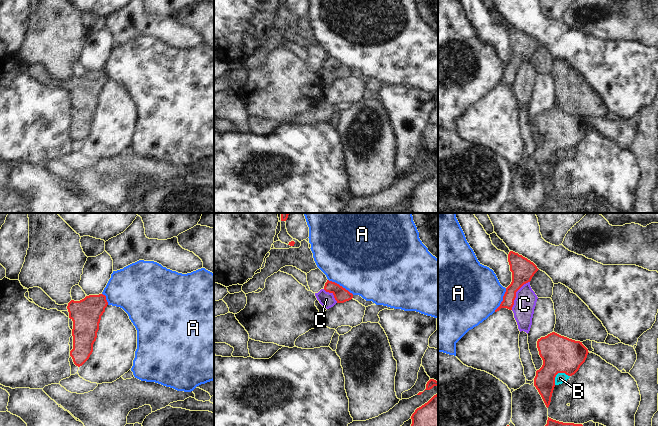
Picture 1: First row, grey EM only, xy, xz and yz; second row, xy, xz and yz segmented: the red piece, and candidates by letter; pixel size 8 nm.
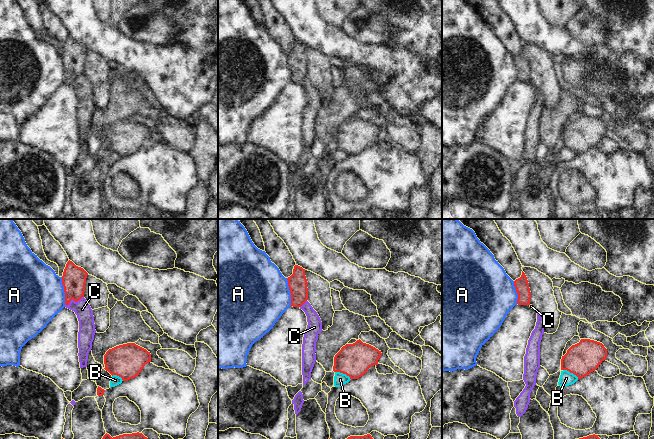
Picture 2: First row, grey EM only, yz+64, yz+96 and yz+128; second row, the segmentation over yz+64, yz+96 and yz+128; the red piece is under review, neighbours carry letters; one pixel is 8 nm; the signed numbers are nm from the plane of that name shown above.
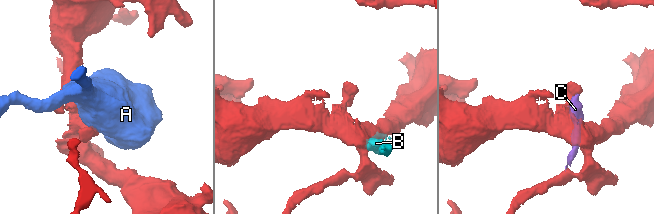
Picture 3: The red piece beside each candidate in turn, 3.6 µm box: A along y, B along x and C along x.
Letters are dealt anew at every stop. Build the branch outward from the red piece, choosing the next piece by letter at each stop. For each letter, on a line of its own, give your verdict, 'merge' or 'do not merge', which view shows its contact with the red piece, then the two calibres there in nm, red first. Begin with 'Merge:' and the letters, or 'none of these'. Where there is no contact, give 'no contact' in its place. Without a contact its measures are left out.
Merge: none of these
A: do not merge; contact in xz; calibres 120 and 500 nm
B: do not merge; contact in yz; calibres 300 and 90 nm
C: do not merge; contact in yz; calibres 180 and 180 nm

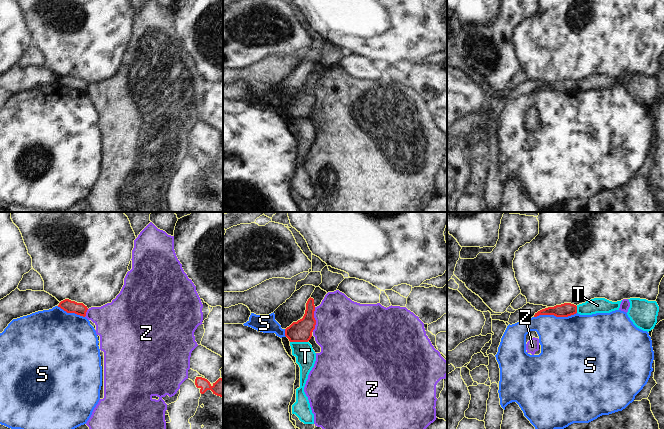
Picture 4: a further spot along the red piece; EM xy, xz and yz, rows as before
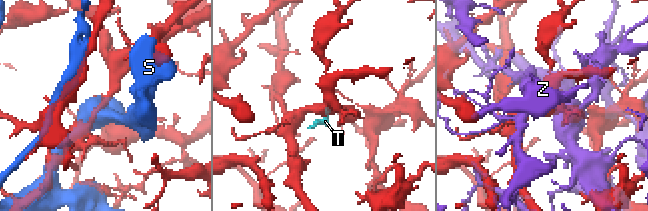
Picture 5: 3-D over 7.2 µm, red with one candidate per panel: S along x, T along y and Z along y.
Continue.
Merge: none of these
S: do not merge; contact in yz; calibres 110 and 440 nm
T: do not merge; contact in xz; calibres 180 and 160 nm
Z: do not merge; contact in xz; calibres 180 and 460 nm

